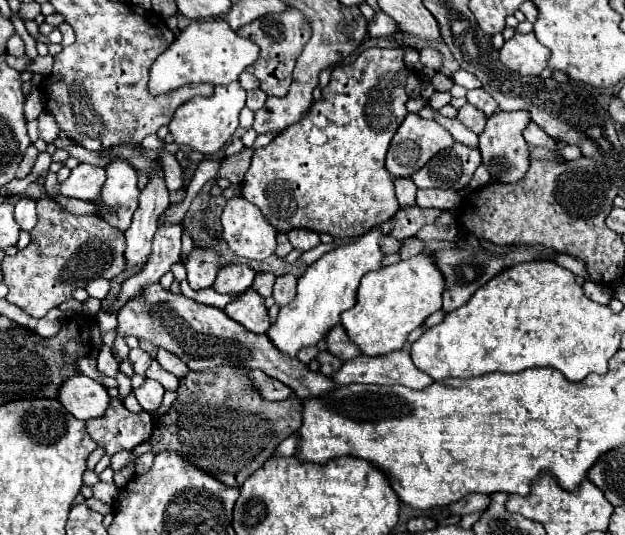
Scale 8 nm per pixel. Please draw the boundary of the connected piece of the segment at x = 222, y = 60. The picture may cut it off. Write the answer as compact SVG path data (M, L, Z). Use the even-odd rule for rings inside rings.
M223 19L193 21L179 33L171 47L163 55L159 55L151 65L149 91L153 95L165 95L191 83L211 83L211 85L233 83L249 65L255 63L257 57L259 47L253 41L239 37L229 27L227 21Z

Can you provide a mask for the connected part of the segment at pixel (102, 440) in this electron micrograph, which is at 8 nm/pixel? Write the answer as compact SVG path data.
M115 397L103 417L89 419L85 425L91 439L113 457L119 451L135 449L151 437L153 415L147 411L131 413L125 409L123 401Z

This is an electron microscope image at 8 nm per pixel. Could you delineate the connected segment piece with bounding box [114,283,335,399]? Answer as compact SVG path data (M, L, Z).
M159 283L149 285L139 297L127 301L127 305L119 311L114 349L121 360L127 359L130 351L125 342L127 335L145 339L155 347L163 347L175 353L191 371L205 371L223 365L243 367L249 371L261 369L265 375L291 387L299 399L317 397L335 387L333 381L323 373L309 371L307 365L273 347L267 335L255 335L247 331L243 325L227 317L227 313L217 307L209 307L183 295L173 295L171 291L163 291Z

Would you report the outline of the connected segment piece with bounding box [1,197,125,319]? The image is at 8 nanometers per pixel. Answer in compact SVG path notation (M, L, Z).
M51 197L37 201L39 221L31 231L31 243L15 257L3 259L3 283L9 287L7 301L29 313L45 317L47 311L69 301L77 287L93 279L115 279L125 269L125 237L119 229L107 225L95 215L65 215Z

